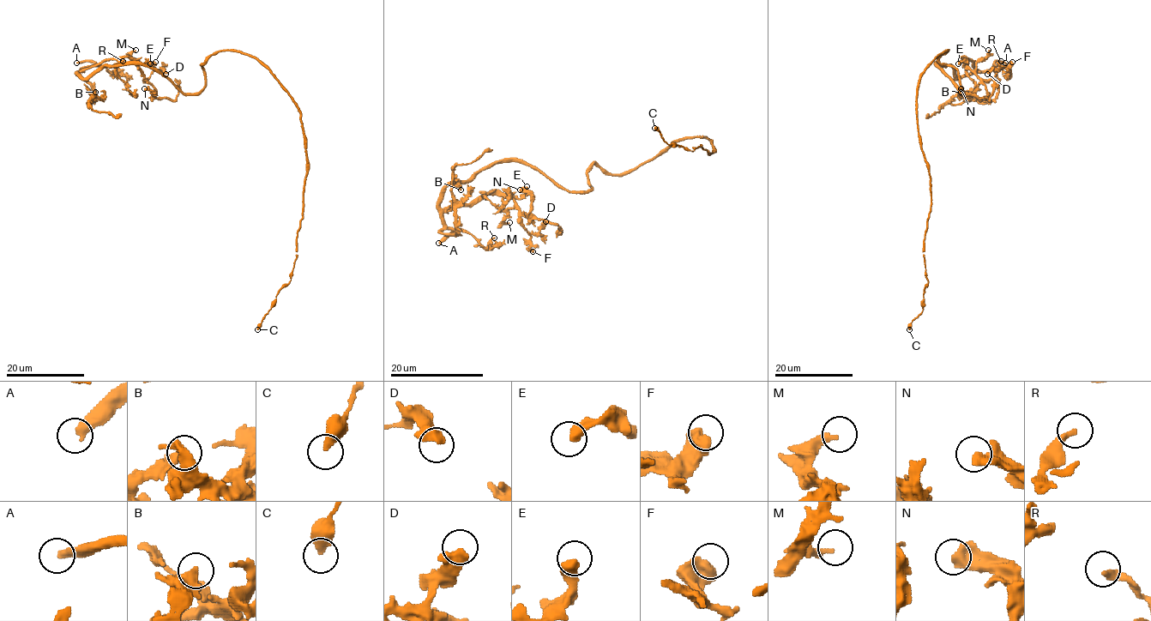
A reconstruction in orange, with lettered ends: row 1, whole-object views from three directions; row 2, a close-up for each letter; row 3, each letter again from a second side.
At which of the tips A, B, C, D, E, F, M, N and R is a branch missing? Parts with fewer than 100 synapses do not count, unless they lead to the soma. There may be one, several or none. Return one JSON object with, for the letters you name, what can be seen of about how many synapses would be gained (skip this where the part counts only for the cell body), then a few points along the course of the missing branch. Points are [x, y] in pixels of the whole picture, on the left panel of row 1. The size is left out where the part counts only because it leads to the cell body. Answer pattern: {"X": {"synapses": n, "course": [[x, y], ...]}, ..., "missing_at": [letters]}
{"A": {"synapses": 350}, "missing_at": ["A"]}

